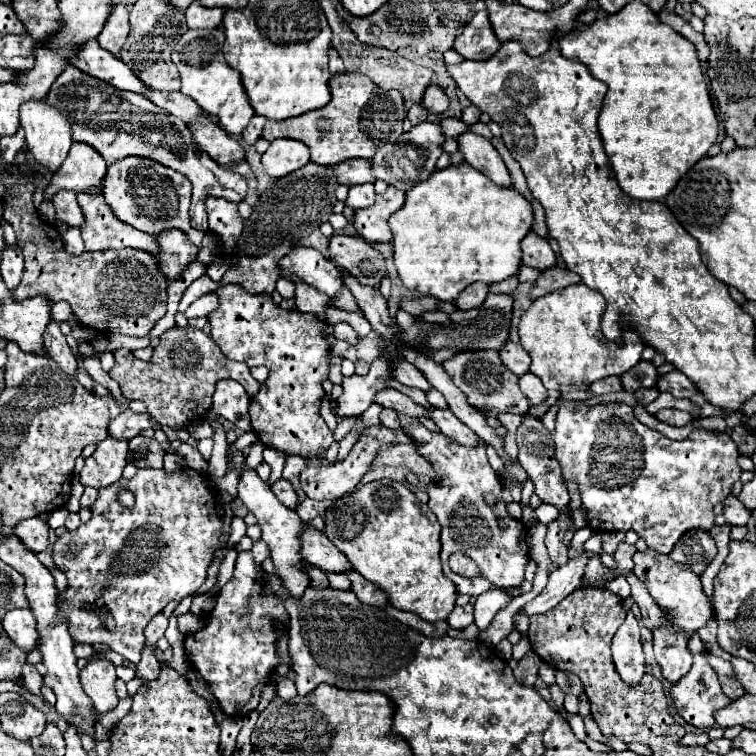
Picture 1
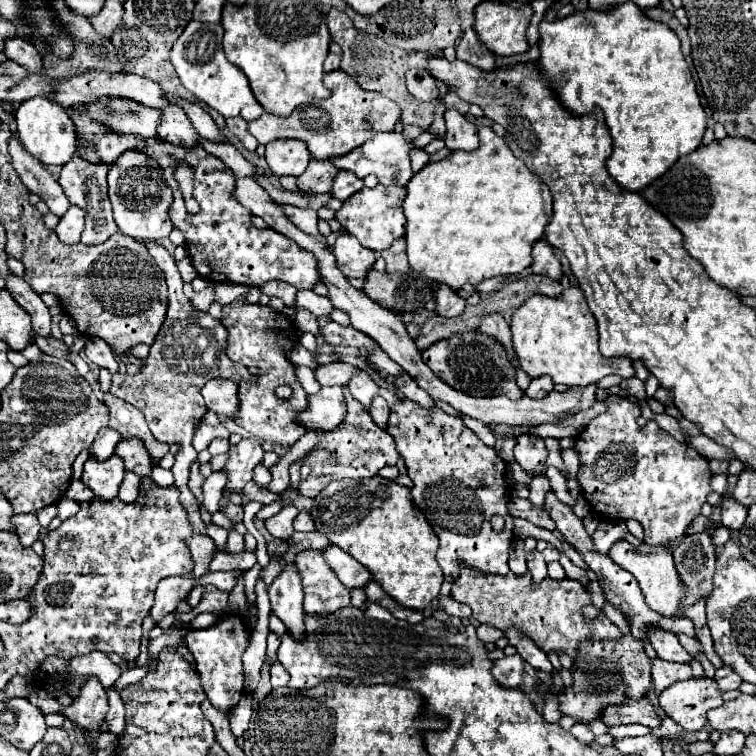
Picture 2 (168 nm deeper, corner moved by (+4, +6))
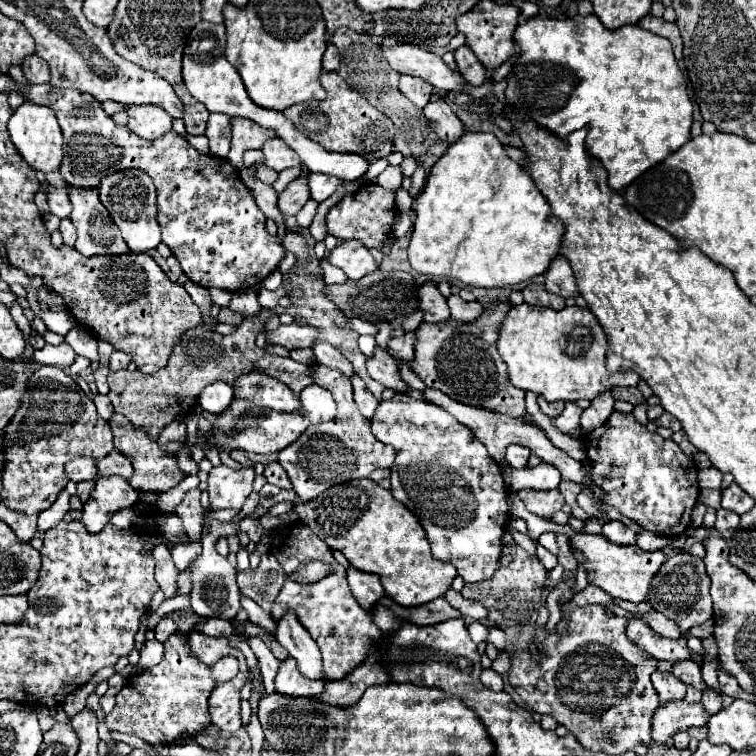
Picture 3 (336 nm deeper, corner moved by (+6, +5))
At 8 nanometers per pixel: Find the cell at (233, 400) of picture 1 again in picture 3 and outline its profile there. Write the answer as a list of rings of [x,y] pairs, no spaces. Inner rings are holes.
[[[223,381],[207,385],[199,395],[201,409],[207,413],[213,413],[213,415],[223,413],[231,401],[233,401],[233,387],[225,385]]]

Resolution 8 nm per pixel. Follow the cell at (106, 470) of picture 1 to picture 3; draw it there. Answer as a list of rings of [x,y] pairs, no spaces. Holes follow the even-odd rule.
[[[97,477],[91,499],[83,505],[83,523],[91,533],[99,533],[117,509],[137,501],[137,491],[123,477]]]

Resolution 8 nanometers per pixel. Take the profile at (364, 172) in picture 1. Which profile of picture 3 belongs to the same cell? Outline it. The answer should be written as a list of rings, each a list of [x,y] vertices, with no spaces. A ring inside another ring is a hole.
[[[307,169],[301,171],[297,179],[293,179],[287,189],[279,195],[279,209],[287,215],[295,215],[301,211],[301,207],[309,201],[309,185],[305,185],[305,173]]]

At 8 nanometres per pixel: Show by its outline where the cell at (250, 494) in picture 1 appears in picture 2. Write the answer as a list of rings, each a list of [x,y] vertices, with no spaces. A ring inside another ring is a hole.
[[[285,564],[279,578],[269,588],[271,608],[275,616],[285,624],[287,634],[291,634],[297,642],[305,638],[305,610],[303,610],[303,588],[299,580],[299,572]]]

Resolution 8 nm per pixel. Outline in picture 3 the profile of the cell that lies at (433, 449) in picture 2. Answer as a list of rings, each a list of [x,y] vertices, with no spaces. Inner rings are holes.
[[[397,393],[393,399],[379,403],[371,419],[371,429],[379,441],[393,445],[397,451],[391,467],[391,493],[421,521],[427,531],[433,557],[451,563],[465,583],[477,583],[493,577],[501,557],[501,537],[509,523],[509,489],[501,467],[487,453],[487,447],[467,425],[459,423],[443,407],[413,399],[405,393]]]

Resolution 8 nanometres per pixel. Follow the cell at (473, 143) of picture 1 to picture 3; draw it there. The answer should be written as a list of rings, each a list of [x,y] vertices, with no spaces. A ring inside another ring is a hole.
[[[437,99],[437,101],[431,101],[425,105],[423,109],[425,117],[429,119],[433,131],[443,139],[443,141],[449,141],[449,143],[455,143],[461,135],[465,135],[465,127],[461,125],[459,117],[453,113],[453,109],[443,101],[443,99]]]

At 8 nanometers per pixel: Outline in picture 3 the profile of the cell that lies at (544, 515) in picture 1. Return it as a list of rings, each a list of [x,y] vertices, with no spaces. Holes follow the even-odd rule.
[[[541,463],[539,467],[533,469],[503,467],[503,477],[511,491],[521,491],[521,489],[549,491],[549,489],[557,489],[561,483],[561,473],[547,463]]]

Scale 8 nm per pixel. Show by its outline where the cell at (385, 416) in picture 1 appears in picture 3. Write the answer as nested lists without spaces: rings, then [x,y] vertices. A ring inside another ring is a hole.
[[[353,379],[353,391],[355,391],[355,403],[357,403],[361,415],[373,417],[373,413],[377,411],[377,405],[379,405],[375,395],[365,387],[365,383],[361,379]]]

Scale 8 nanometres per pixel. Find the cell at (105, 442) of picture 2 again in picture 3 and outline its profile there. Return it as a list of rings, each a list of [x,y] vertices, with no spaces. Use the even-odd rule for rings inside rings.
[[[73,457],[73,461],[69,461],[65,465],[65,469],[67,469],[69,479],[79,483],[79,481],[97,477],[97,467],[95,465],[97,465],[97,459],[93,459],[93,457]]]

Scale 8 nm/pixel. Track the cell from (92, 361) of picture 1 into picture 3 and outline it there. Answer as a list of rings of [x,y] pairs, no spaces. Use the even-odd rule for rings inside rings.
[[[113,413],[113,417],[111,417],[111,429],[113,429],[113,435],[115,435],[115,449],[117,449],[119,453],[123,453],[125,457],[129,457],[129,461],[133,463],[135,473],[133,473],[133,477],[129,479],[129,483],[133,485],[133,489],[157,491],[157,493],[161,493],[161,491],[167,491],[167,489],[175,487],[179,481],[185,479],[185,473],[177,467],[177,463],[175,463],[171,457],[167,457],[167,455],[159,449],[157,441],[149,439],[145,433],[141,433],[139,429],[135,429],[125,415]]]

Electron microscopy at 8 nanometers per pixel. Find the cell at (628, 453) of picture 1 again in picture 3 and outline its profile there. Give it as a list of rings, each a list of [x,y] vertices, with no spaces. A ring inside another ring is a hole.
[[[613,411],[603,427],[587,433],[587,457],[591,461],[593,483],[605,493],[603,501],[615,507],[621,515],[641,523],[647,531],[661,535],[681,535],[691,525],[691,511],[699,497],[697,465],[693,457],[685,455],[677,443],[663,439],[659,433],[651,433],[641,425],[633,413]]]

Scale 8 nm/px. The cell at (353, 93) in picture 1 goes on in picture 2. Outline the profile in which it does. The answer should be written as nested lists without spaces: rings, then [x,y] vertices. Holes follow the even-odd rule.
[[[343,70],[327,72],[323,84],[331,88],[331,98],[297,106],[289,116],[275,116],[265,112],[257,120],[249,122],[249,134],[255,136],[259,144],[269,144],[277,138],[297,138],[307,144],[313,158],[327,160],[331,156],[345,156],[347,152],[365,144],[379,132],[393,132],[401,116],[399,106],[393,100],[387,100],[377,92],[367,92],[359,88],[355,80]]]

